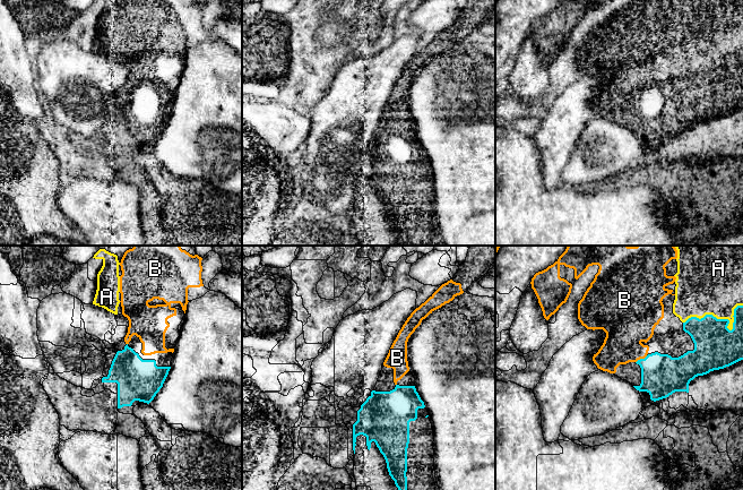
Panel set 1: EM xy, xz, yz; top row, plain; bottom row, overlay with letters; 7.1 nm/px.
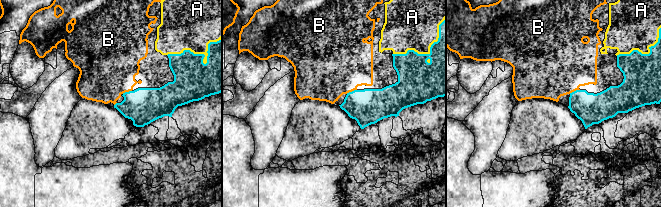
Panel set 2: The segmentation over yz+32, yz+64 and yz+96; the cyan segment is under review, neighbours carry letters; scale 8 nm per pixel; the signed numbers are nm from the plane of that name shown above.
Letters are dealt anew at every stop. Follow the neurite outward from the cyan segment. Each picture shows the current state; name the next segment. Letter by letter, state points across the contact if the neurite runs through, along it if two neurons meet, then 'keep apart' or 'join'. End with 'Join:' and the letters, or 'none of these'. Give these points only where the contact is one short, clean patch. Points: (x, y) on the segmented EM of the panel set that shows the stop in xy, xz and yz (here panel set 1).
A: keep apart
B: across yz (662, 375), (641, 359), (625, 343), (625, 328) | join
Join: B

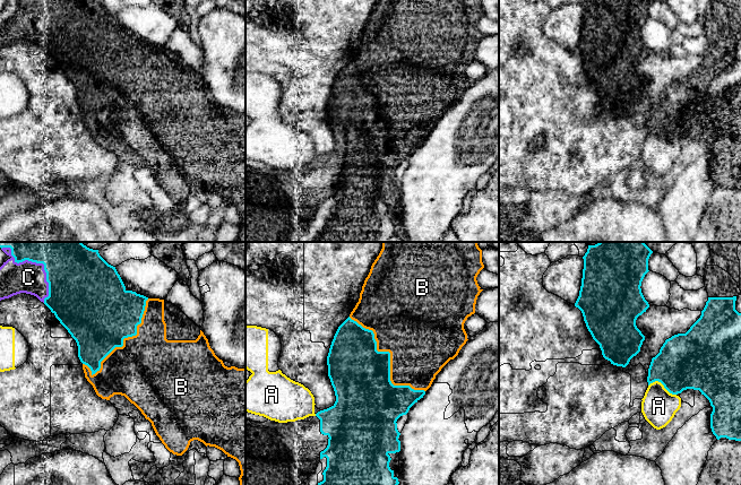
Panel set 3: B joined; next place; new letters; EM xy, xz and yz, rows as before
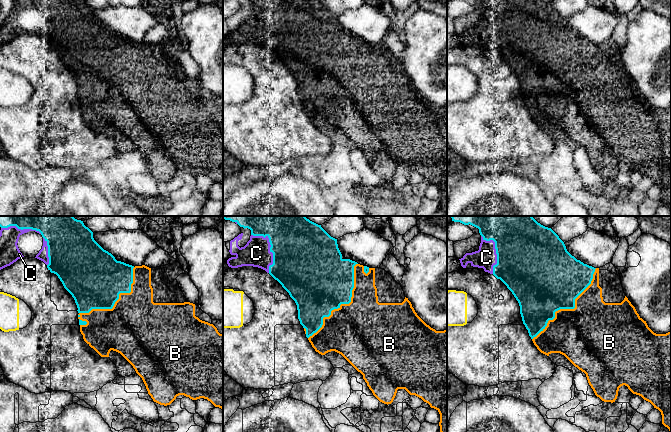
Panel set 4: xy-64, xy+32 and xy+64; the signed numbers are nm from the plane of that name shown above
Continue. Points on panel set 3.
A: keep apart
B: join
C: keep apart
Join: B

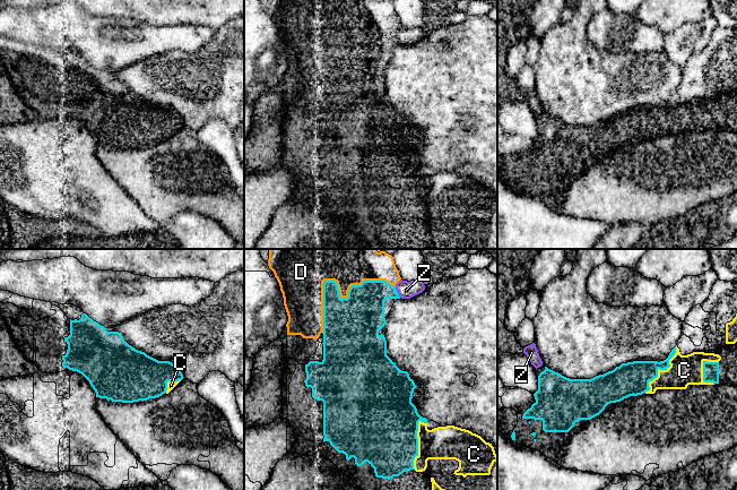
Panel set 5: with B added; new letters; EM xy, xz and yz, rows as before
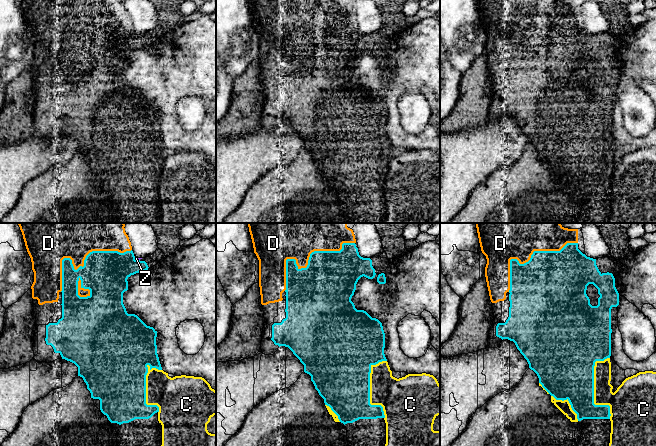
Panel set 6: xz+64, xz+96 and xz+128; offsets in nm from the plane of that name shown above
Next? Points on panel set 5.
C: keep apart
D: keep apart
Z: keep apart
Join: none of these

